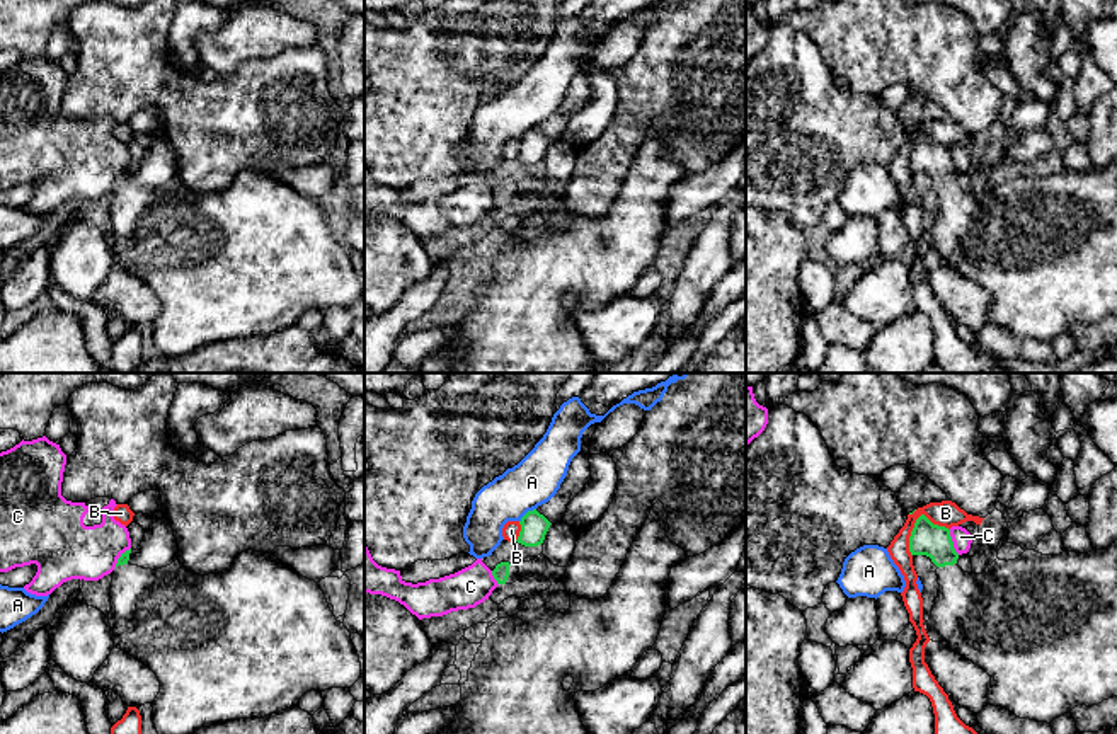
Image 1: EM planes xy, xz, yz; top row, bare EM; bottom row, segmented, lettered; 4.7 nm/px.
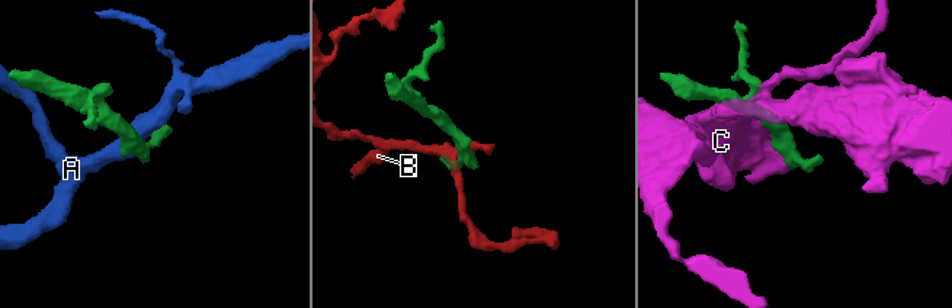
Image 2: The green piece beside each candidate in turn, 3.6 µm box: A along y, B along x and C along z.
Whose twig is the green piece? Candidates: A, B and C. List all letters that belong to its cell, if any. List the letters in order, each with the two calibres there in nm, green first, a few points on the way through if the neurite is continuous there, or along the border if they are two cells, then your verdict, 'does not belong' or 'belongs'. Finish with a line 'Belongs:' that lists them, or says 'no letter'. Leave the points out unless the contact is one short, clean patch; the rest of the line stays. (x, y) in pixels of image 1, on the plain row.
A: calibres 130 and 220 nm; border xz (535, 126), (520, 140); does not belong
B: calibres 160 and 120 nm; does not belong
C: calibres 160 and 90 nm; does not belong
Belongs: no letter

